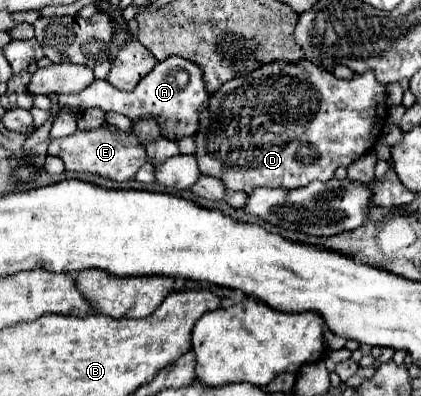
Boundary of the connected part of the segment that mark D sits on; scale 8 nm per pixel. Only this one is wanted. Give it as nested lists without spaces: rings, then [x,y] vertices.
[[[273,61],[251,75],[227,81],[211,95],[207,109],[199,117],[195,157],[203,175],[221,179],[231,191],[249,193],[257,187],[297,189],[315,179],[331,179],[339,165],[349,167],[359,155],[371,151],[385,121],[385,85],[377,83],[371,71],[345,81],[309,61]]]

